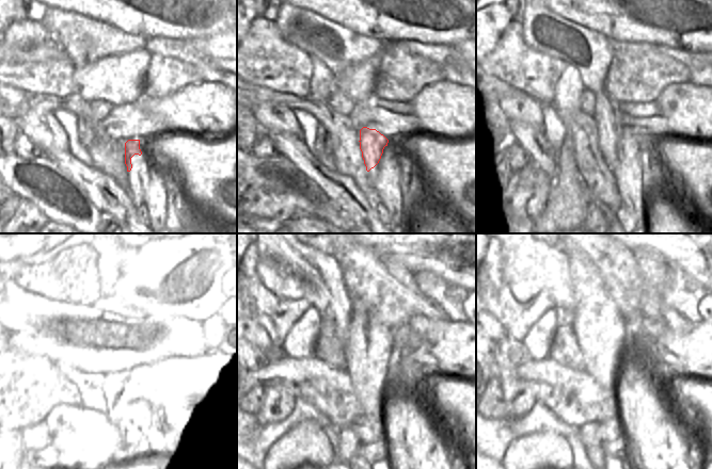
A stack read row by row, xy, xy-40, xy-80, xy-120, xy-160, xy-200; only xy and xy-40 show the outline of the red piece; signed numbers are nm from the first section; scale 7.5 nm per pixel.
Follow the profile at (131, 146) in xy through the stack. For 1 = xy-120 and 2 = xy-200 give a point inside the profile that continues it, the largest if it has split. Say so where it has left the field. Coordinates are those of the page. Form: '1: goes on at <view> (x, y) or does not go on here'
1: goes on at xy-120 (131, 360)
2: goes on at xy-200 (616, 361)

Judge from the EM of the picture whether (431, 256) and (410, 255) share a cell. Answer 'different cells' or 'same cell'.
same cell

